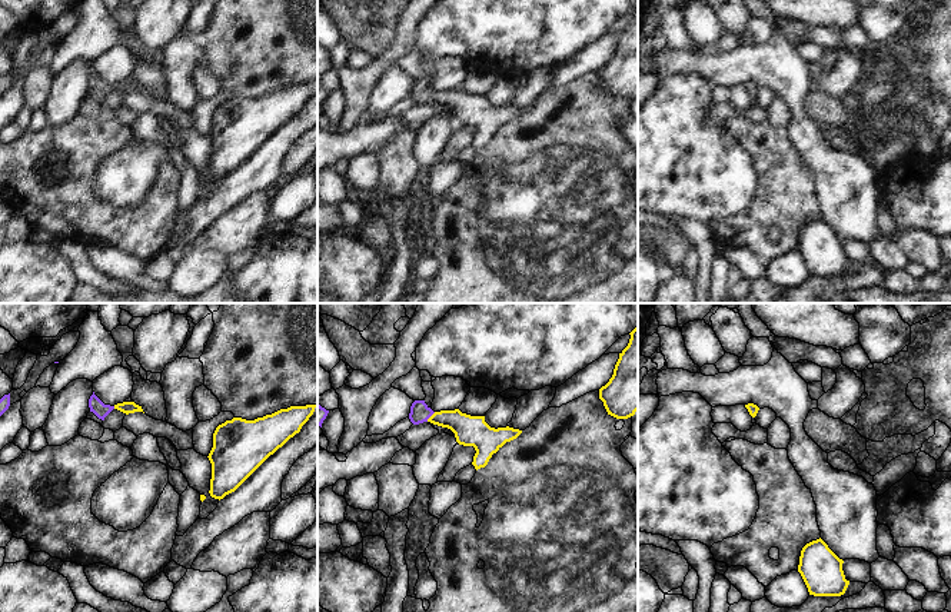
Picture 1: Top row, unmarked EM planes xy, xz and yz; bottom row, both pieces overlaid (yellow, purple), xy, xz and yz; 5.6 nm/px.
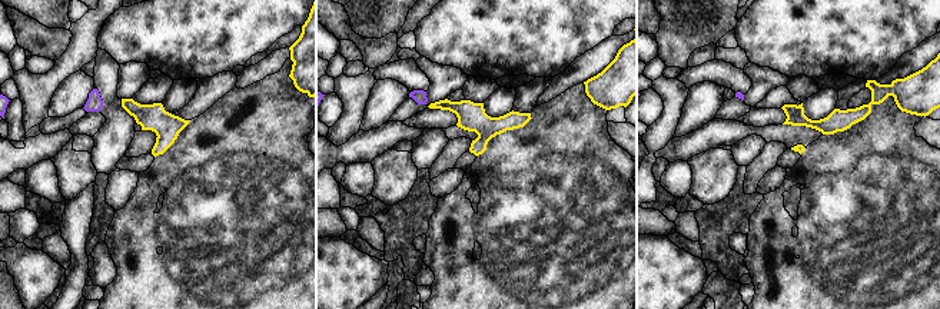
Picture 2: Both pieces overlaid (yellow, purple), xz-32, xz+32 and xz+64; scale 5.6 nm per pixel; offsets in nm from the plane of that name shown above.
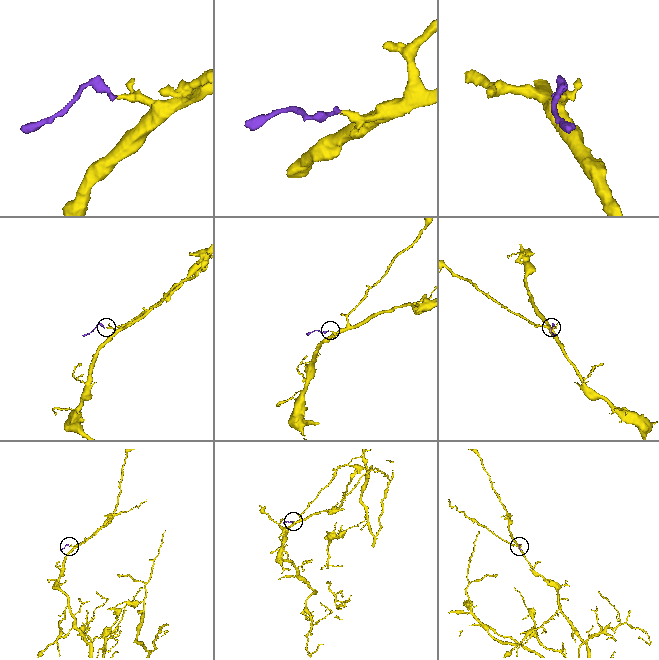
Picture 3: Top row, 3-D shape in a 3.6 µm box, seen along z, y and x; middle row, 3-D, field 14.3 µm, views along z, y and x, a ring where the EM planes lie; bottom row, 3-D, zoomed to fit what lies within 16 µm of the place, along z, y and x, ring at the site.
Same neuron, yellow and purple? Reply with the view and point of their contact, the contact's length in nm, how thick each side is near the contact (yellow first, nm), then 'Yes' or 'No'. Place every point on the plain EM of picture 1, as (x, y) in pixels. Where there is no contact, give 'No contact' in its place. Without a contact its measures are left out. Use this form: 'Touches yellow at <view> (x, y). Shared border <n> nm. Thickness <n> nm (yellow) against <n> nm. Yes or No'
Touches yellow at xz (431, 96). Shared border 80 nm. Thickness 180 nm (yellow) against 110 nm. Yes.

